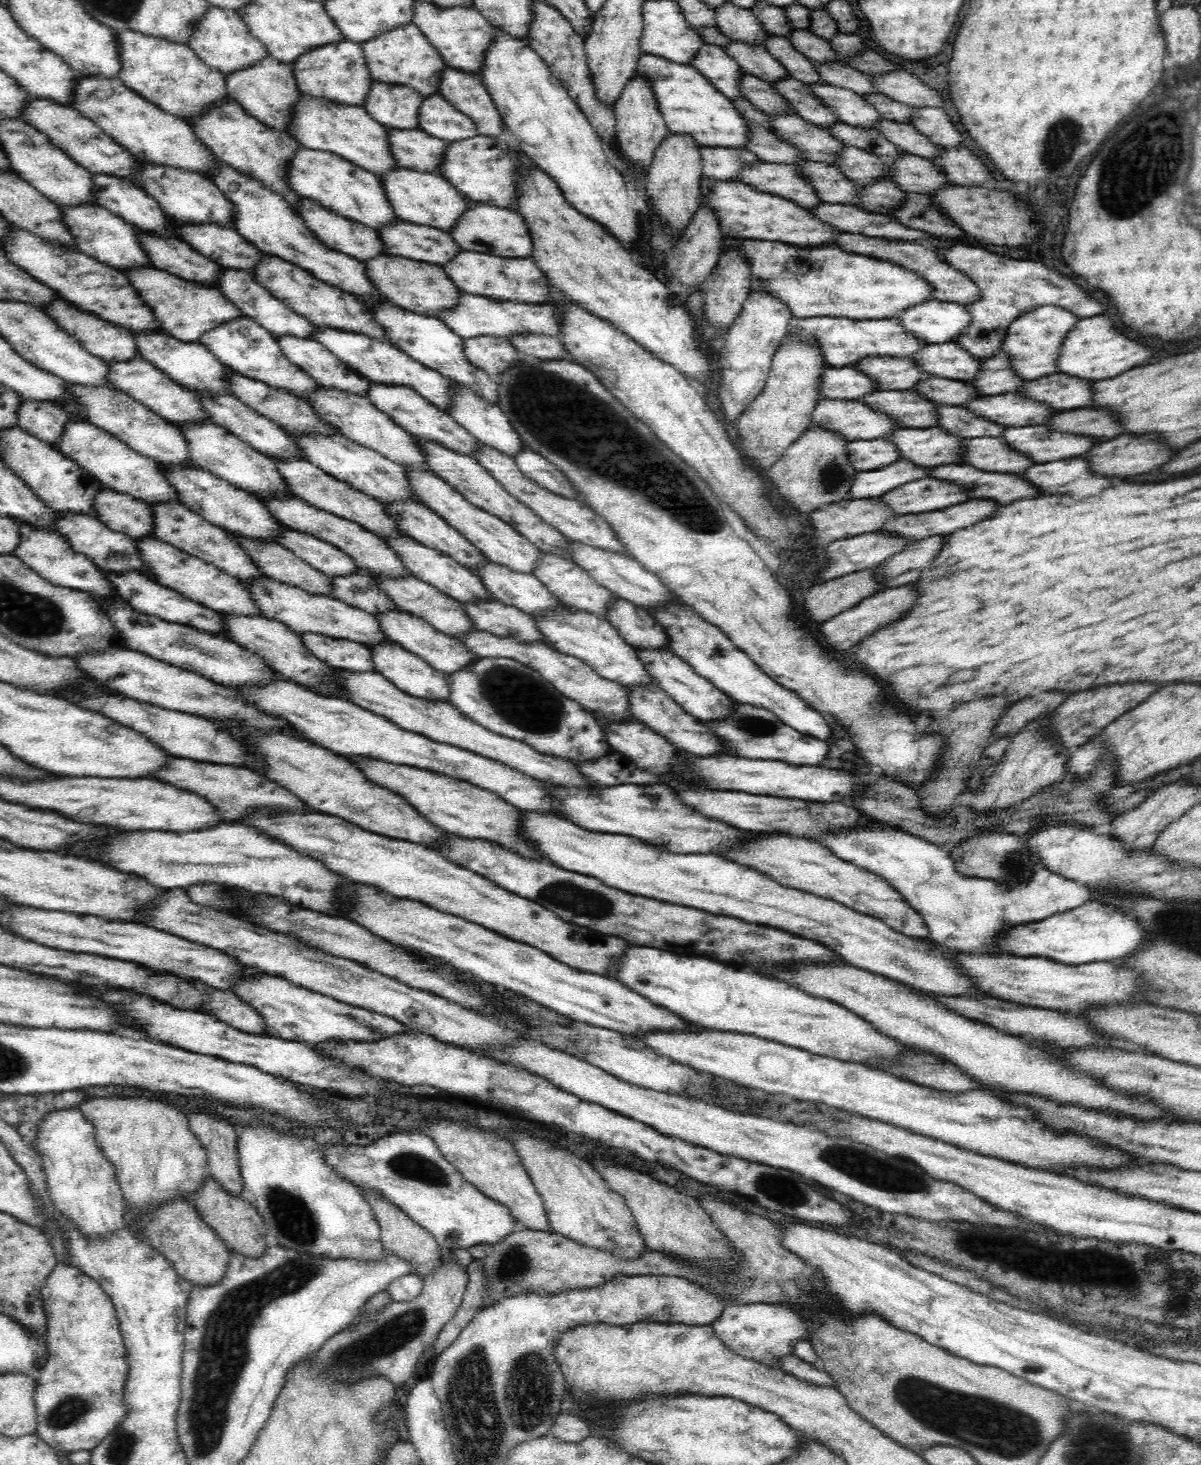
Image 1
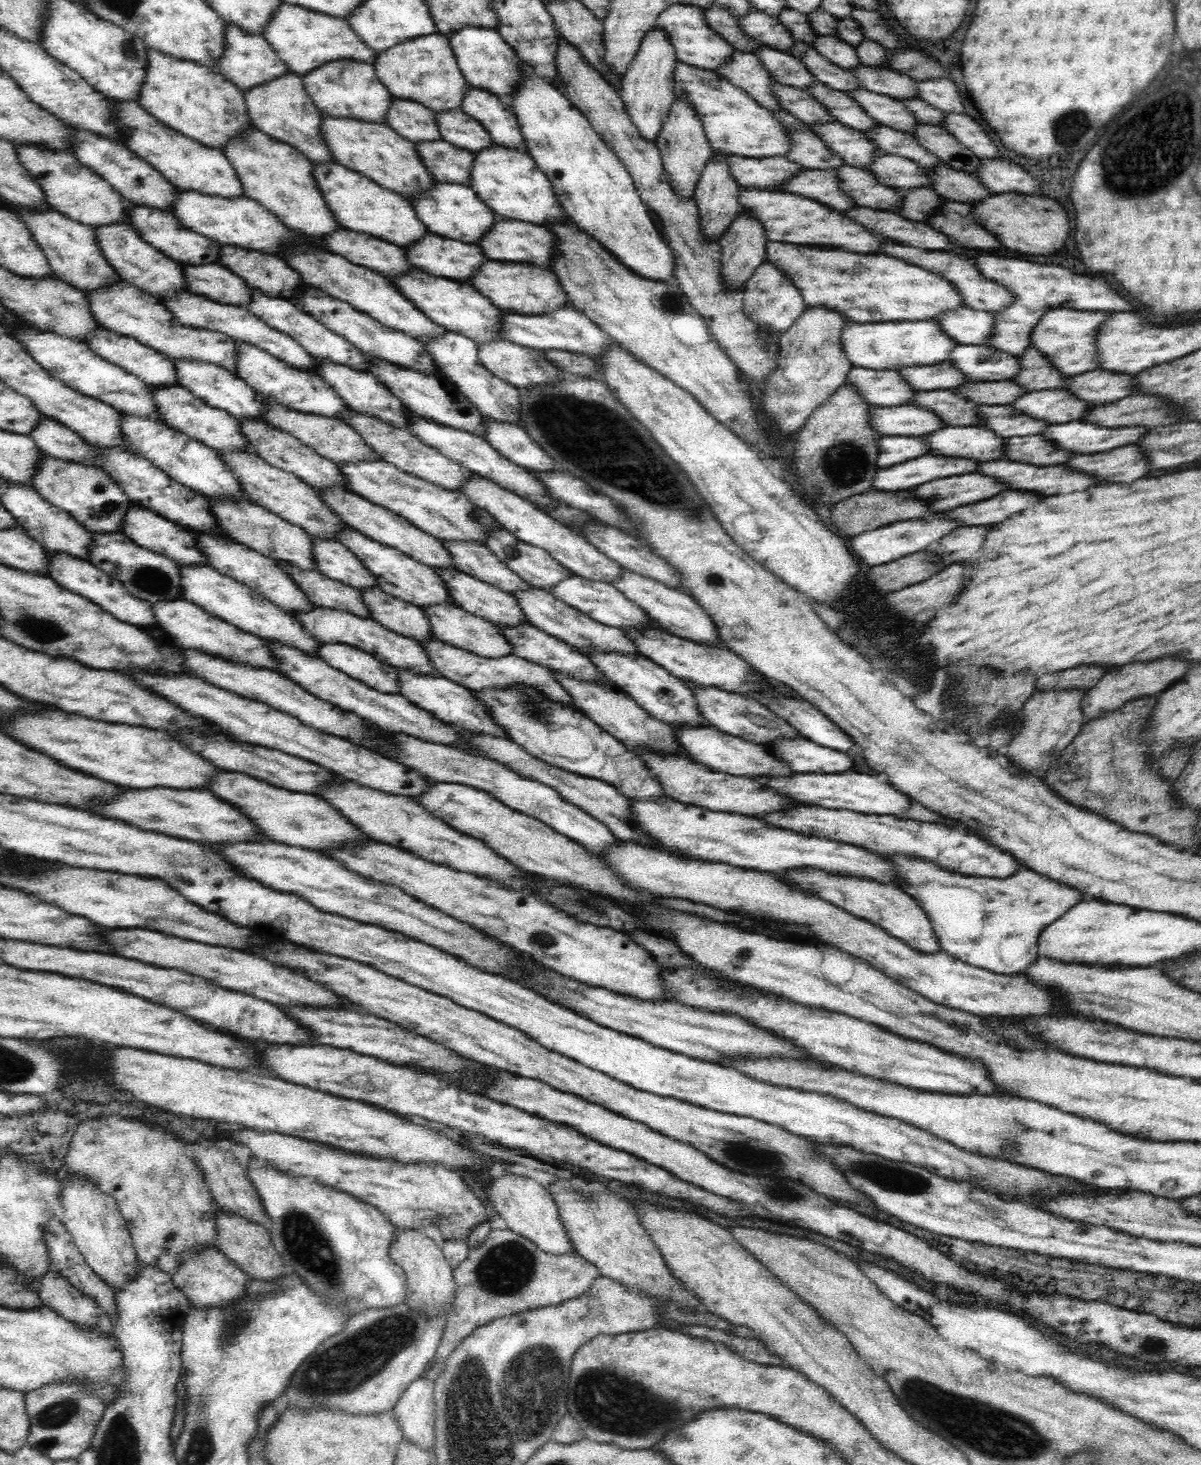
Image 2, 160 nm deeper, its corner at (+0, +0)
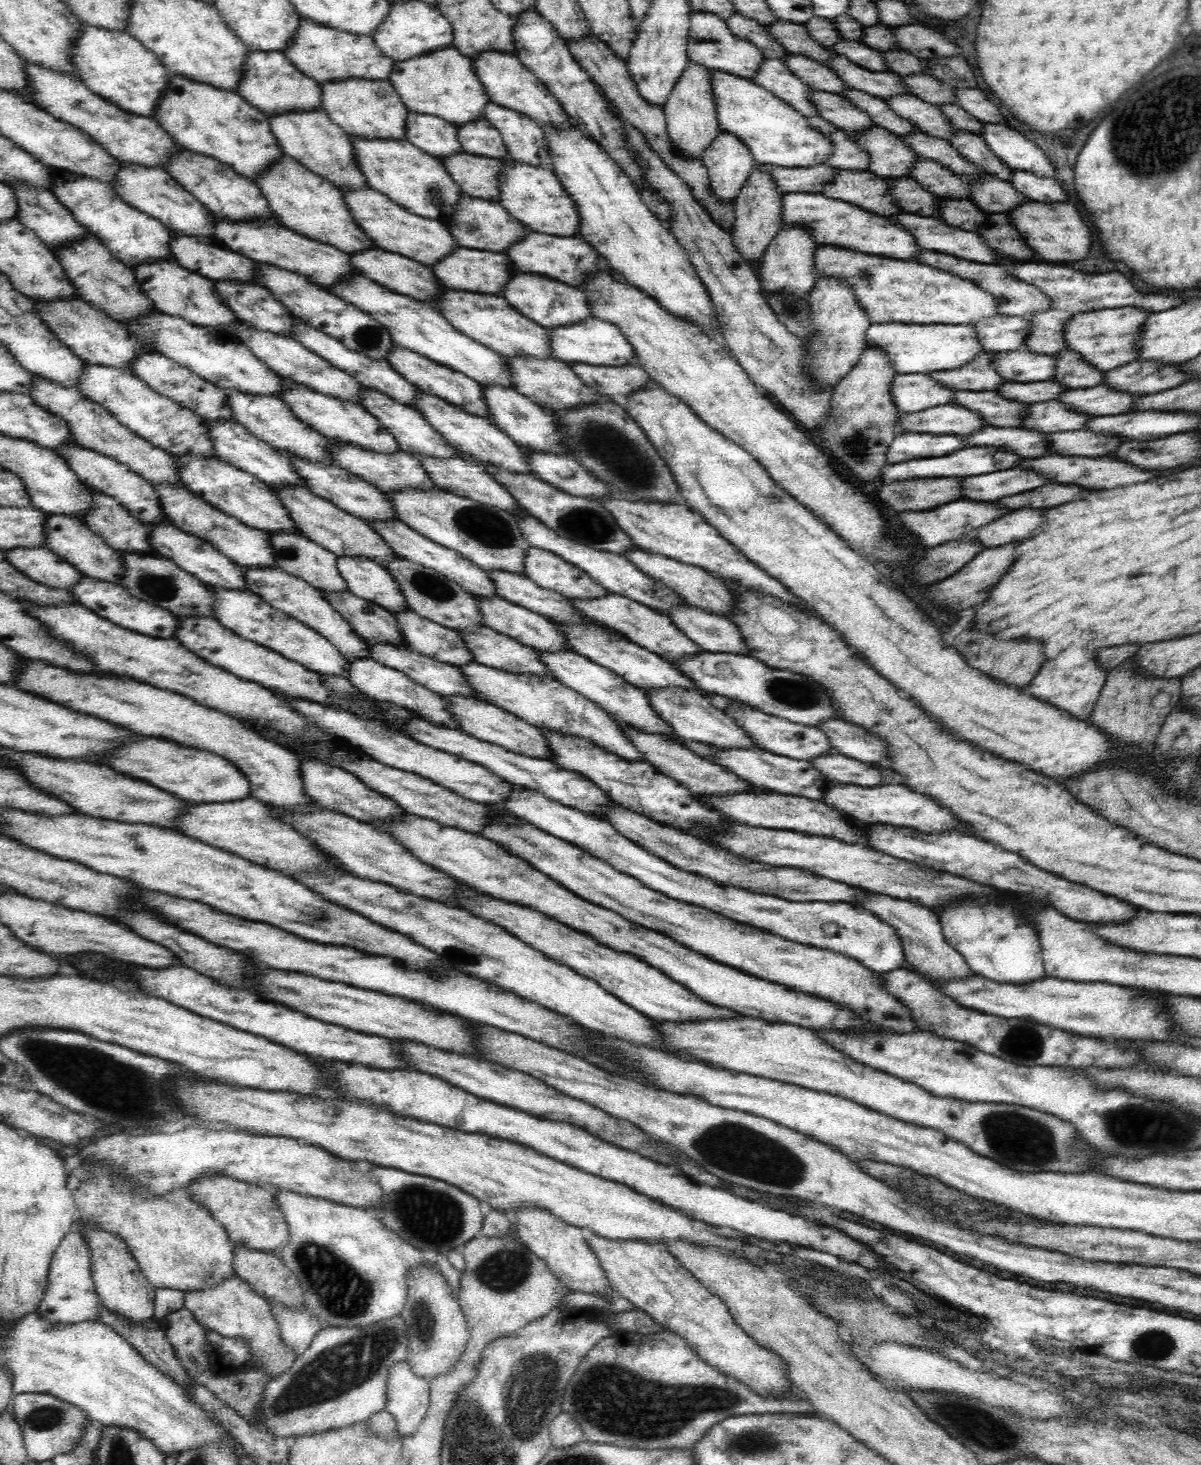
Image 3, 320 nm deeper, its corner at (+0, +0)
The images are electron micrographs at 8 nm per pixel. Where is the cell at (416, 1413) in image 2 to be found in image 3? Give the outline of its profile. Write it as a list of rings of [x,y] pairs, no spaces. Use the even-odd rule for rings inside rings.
[[[407,1362],[389,1368],[388,1391],[384,1410],[395,1418],[401,1436],[410,1436],[426,1416],[430,1404],[430,1384],[414,1374]]]

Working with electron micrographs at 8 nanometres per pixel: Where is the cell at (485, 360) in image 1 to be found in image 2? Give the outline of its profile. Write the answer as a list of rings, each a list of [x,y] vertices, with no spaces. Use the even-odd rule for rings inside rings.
[[[502,339],[478,345],[478,356],[484,368],[518,389],[531,389],[534,385],[544,384],[546,381],[556,380],[558,375],[564,375],[560,368],[546,358],[544,352]]]

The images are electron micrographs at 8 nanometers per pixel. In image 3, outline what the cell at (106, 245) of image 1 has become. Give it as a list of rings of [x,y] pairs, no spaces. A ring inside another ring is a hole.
[[[176,260],[144,261],[132,267],[139,288],[146,293],[147,299],[154,303],[155,309],[169,313],[173,317],[182,317],[195,325],[210,329],[212,332],[231,334],[231,325],[239,318],[234,311],[220,299],[215,284],[198,273],[182,268]]]

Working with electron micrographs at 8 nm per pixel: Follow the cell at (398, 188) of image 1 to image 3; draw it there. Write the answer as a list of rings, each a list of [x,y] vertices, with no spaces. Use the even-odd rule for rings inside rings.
[[[464,195],[459,198],[456,212],[447,218],[447,228],[460,247],[505,253],[516,241],[527,236],[526,226],[514,219],[498,202]]]

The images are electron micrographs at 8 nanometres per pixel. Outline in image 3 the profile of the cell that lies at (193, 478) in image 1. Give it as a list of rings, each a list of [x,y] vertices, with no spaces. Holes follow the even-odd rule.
[[[267,533],[271,546],[275,549],[275,562],[284,572],[305,580],[314,589],[324,593],[345,593],[349,591],[346,580],[339,574],[337,556],[322,548],[300,533]]]

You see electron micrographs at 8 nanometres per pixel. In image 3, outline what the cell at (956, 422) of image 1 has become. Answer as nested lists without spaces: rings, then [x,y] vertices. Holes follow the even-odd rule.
[[[1058,399],[1031,404],[1029,413],[1023,418],[1021,428],[1038,432],[1068,432],[1083,430],[1086,423],[1097,416],[1080,414]]]

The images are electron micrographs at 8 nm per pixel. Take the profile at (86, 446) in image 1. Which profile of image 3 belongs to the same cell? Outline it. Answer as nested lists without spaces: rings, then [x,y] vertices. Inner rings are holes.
[[[162,482],[154,487],[155,494],[159,495],[159,504],[163,508],[163,514],[176,528],[210,543],[218,552],[232,559],[242,568],[279,568],[279,564],[275,562],[275,549],[271,546],[271,540],[267,538],[266,532],[250,528],[233,516],[220,512],[201,497],[197,497],[191,491],[186,491],[186,488],[164,485]]]

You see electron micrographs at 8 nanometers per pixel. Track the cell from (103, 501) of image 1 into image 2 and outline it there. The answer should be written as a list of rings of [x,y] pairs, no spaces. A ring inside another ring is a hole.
[[[132,503],[127,508],[127,514],[123,518],[123,532],[133,543],[142,548],[150,549],[152,552],[160,553],[162,556],[167,556],[179,566],[210,567],[207,560],[203,558],[203,553],[196,546],[195,535],[190,530],[170,522],[166,517],[158,515],[157,512],[152,512],[150,509],[142,506],[138,507],[138,504]]]

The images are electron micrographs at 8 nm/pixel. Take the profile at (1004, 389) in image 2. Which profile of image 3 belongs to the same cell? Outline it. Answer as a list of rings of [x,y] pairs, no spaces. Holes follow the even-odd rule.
[[[1042,381],[1042,382],[1011,382],[1004,383],[998,390],[997,393],[1004,398],[1009,398],[1010,400],[1015,400],[1016,402],[1027,402],[1032,404],[1035,402],[1046,402],[1049,400],[1057,399],[1064,391],[1068,388],[1065,384],[1061,382],[1052,381]]]

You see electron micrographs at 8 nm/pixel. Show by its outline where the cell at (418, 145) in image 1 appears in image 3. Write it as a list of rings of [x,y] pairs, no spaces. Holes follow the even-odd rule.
[[[456,153],[438,160],[465,195],[498,202],[500,169],[503,169],[500,160],[467,153]]]

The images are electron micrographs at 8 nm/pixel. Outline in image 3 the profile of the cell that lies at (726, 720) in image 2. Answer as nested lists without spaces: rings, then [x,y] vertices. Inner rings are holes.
[[[747,705],[728,706],[725,713],[745,731],[760,748],[778,756],[787,756],[792,760],[811,761],[815,757],[825,757],[835,753],[831,742],[817,726],[809,727],[800,723],[791,723],[782,717],[766,713]]]

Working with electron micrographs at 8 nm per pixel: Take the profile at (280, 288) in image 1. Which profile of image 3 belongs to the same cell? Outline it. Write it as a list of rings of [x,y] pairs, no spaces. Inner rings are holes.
[[[394,346],[391,349],[390,354],[387,356],[387,361],[396,372],[399,372],[408,382],[411,382],[423,393],[441,397],[443,401],[457,405],[458,408],[465,409],[467,413],[485,417],[494,425],[490,415],[487,414],[487,402],[483,398],[483,387],[478,382],[470,379],[469,376],[456,372],[454,369],[446,367],[446,365],[428,360],[417,352],[410,351],[410,349],[398,346]]]

